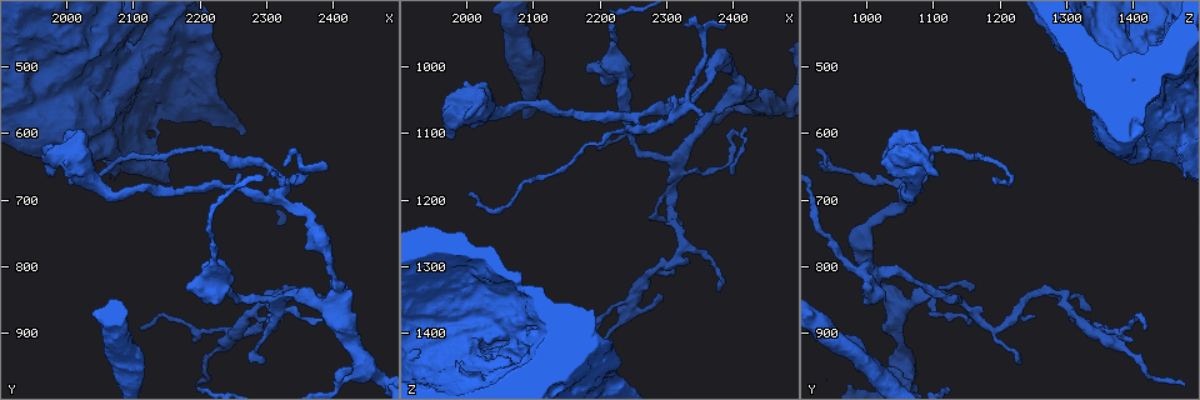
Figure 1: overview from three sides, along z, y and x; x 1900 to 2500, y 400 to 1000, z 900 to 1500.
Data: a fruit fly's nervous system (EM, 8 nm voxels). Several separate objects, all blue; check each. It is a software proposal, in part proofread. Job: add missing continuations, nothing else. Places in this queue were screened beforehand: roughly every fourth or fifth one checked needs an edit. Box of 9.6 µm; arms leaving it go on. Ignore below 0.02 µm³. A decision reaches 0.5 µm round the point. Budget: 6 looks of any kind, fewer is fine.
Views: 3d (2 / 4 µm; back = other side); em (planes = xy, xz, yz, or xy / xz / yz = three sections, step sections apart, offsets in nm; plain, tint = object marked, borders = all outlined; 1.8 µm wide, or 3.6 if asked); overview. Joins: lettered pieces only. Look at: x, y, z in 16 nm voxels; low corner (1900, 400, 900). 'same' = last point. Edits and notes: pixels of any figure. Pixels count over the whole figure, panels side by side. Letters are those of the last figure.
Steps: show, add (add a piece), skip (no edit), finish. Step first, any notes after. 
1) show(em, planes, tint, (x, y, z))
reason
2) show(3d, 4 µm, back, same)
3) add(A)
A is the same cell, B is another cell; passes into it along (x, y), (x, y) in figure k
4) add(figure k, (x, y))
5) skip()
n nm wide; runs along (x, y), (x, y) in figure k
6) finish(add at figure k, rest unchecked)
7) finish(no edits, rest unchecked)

show(3d, 2 µm, back, (2310, 660, 1045))

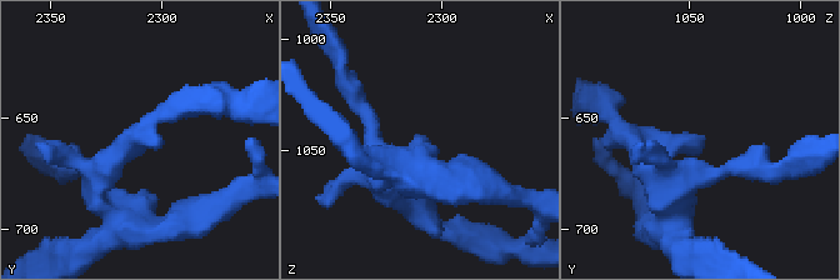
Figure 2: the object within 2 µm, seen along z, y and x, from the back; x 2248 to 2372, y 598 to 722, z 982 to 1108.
show(em, planes, borders, (2309, 658, 1043))
now the EM

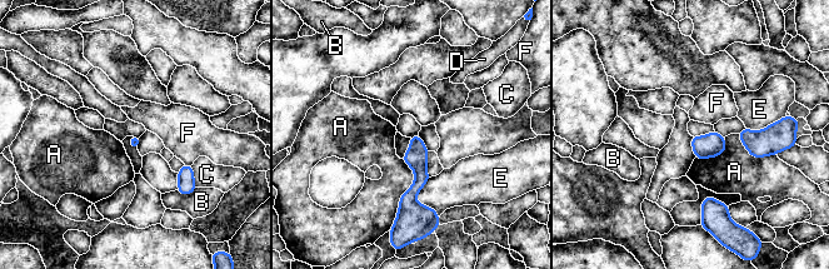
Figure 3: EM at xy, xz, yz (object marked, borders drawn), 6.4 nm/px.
skip()
A touches over 360 nm; A, B, C, D, E and F are other cells; runs along (417, 139), (419, 183), (405, 212) in figure 3; no lettered piece goes on from it

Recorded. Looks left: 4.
show(em, planes, borders, (2005, 665, 1190))
thin end

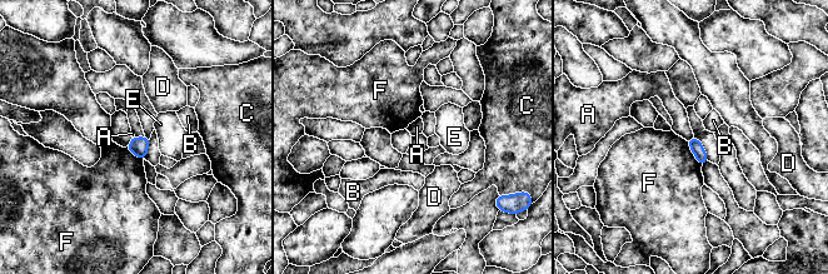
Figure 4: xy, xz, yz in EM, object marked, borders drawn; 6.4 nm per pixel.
skip()
F touches over 190 nm; A, B, C, D, E and F are other cells; border along (693, 135), (687, 140) in figure 4; no lettered piece goes on from it

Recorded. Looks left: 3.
show(em, planes, plain, (2110, 895, 1415))
tapers out

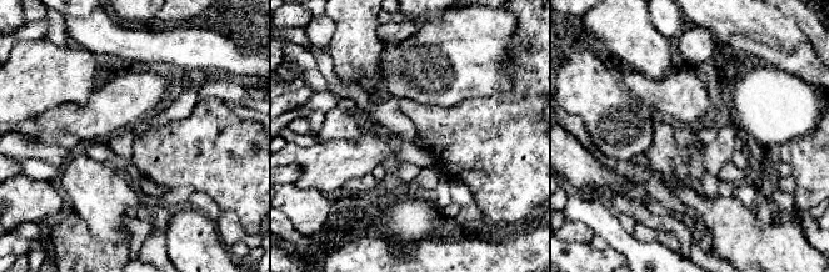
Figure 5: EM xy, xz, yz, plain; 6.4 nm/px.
show(em, planes, borders, same)

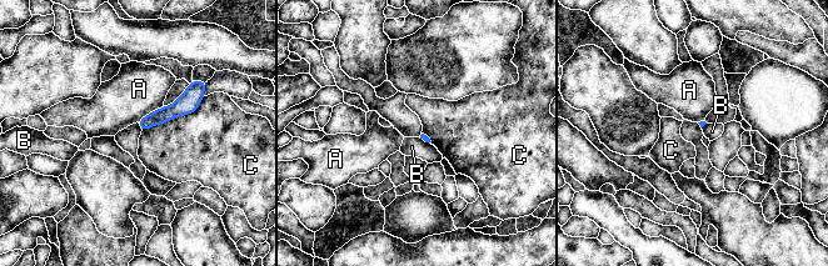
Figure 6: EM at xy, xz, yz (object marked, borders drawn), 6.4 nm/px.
skip()
A, B and C are other cells; border along (204, 96), (193, 111), (141, 131) in figure 6; no lettered piece goes on from it

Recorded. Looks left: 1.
finish(no edits, rest unchecked)

